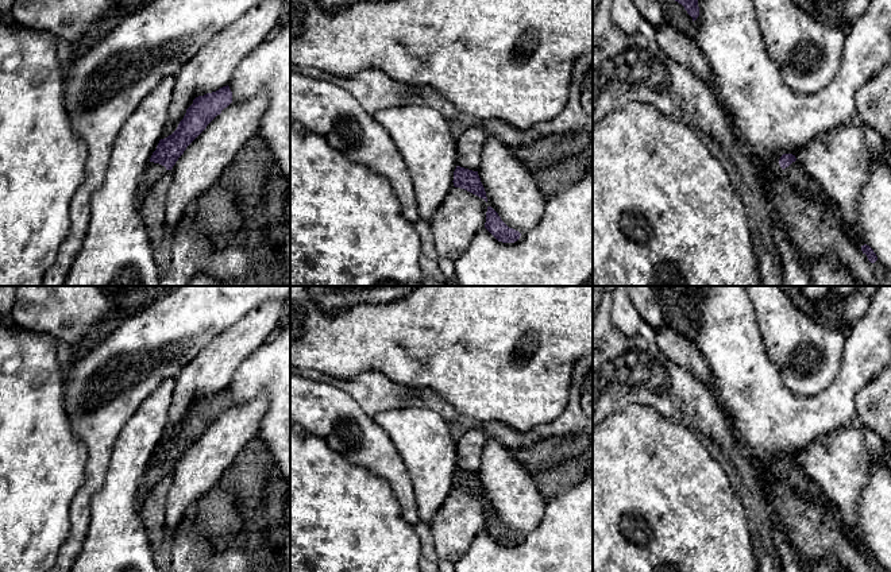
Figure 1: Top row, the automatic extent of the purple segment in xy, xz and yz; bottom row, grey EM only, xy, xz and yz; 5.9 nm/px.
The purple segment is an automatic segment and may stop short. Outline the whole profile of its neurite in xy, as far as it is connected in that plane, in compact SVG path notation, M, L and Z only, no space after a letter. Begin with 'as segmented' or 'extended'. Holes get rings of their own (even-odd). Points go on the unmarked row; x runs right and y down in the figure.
extended | M230 389L216 394L198 398L186 411L177 432L165 441L161 441L153 455L147 469L139 480L138 507L140 509L151 488L167 472L171 472L186 449L207 430L207 428L232 405Z

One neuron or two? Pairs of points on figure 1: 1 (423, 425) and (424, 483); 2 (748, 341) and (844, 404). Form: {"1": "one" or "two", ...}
{"1": "one", "2": "one"}

